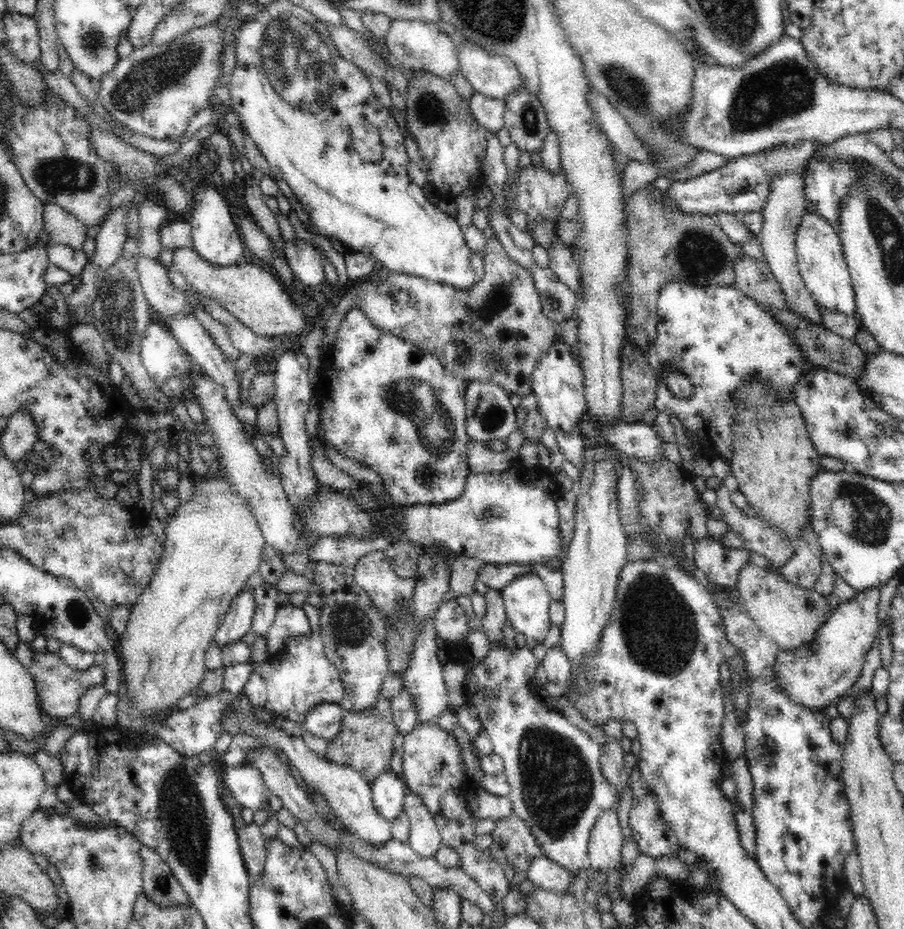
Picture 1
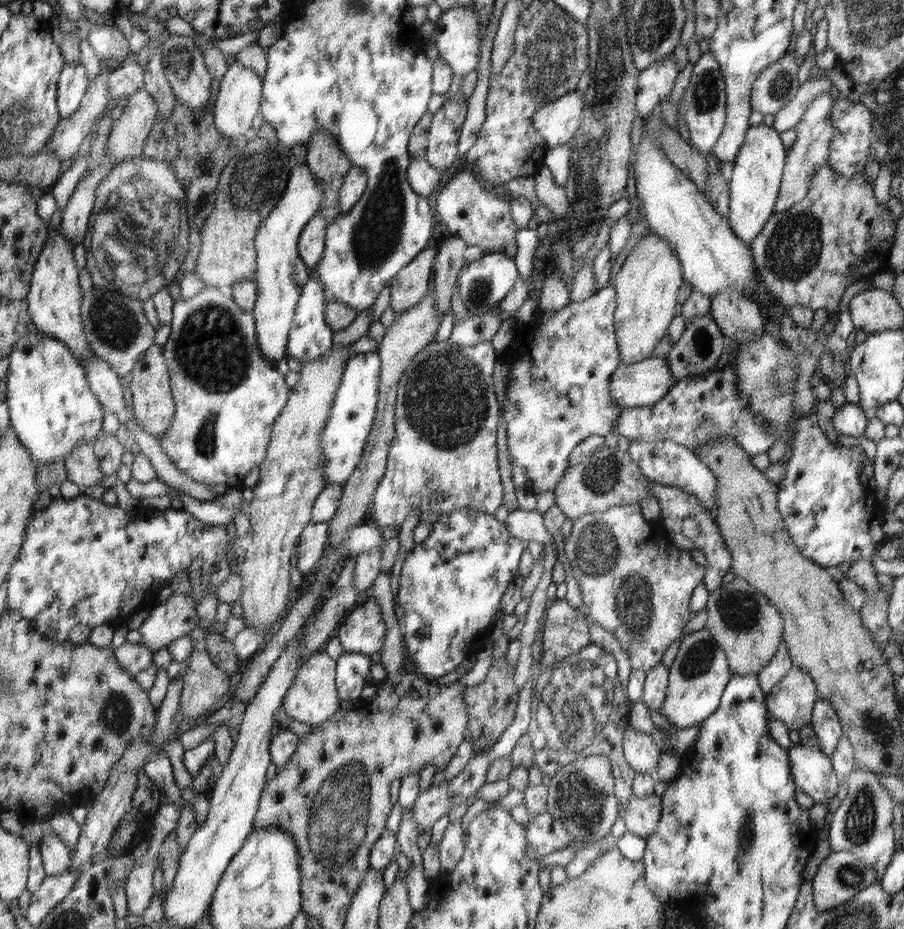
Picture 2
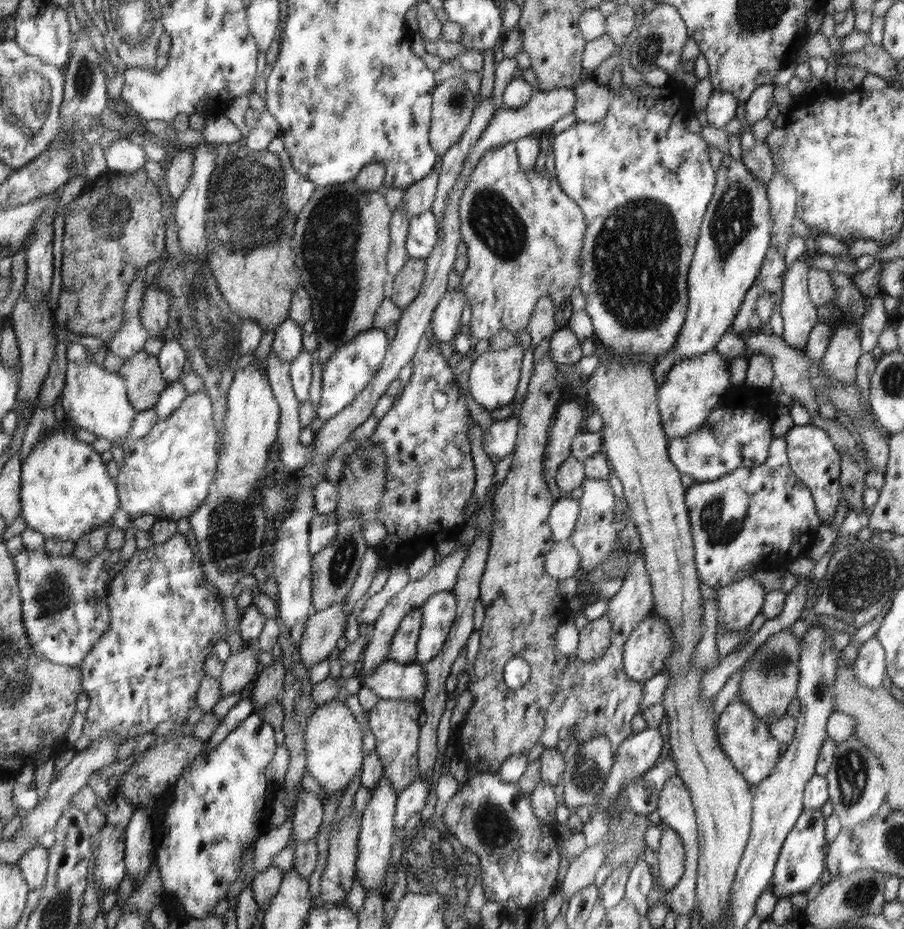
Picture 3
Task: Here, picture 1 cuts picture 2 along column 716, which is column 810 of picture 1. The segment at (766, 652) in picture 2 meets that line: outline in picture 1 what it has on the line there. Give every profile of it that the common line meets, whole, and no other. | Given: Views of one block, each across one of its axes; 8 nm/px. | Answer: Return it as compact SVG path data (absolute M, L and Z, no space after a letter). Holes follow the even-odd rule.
M750 561L738 572L735 588L751 620L778 645L779 650L802 646L811 641L815 631L833 613L828 599L814 591L814 588L806 589L792 584L768 566L758 567Z

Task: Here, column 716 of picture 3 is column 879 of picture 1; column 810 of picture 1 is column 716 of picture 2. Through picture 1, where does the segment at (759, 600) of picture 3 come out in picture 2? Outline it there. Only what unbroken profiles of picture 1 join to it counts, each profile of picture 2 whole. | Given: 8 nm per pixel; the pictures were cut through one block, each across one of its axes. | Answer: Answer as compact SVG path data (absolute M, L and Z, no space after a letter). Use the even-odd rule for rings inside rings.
M706 626L682 638L676 658L668 672L668 693L660 711L676 729L700 725L712 716L721 704L721 698L733 677L728 656Z

